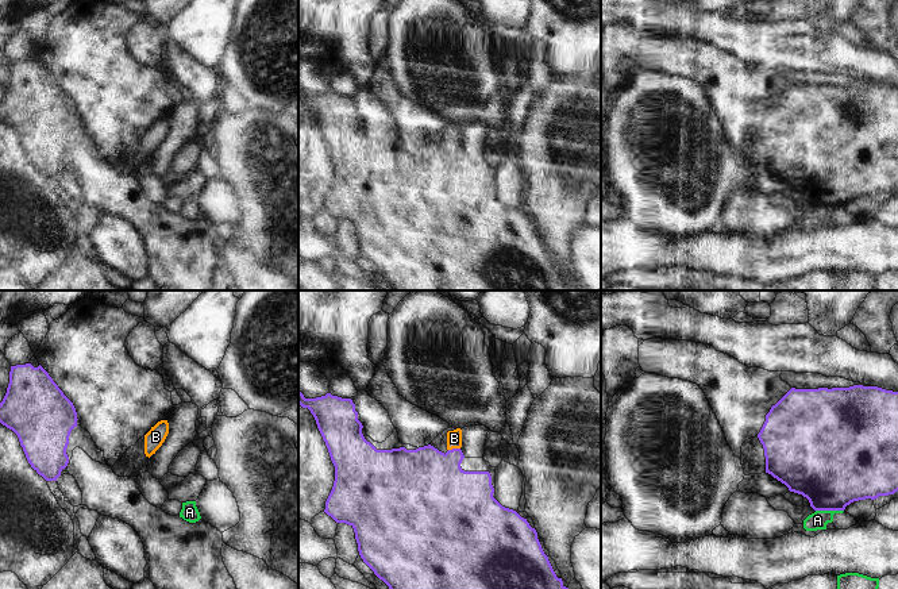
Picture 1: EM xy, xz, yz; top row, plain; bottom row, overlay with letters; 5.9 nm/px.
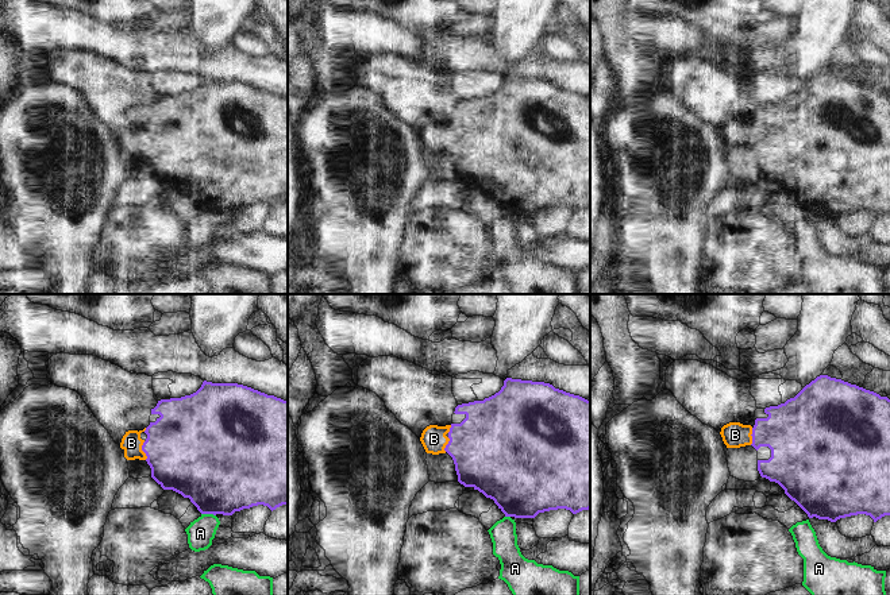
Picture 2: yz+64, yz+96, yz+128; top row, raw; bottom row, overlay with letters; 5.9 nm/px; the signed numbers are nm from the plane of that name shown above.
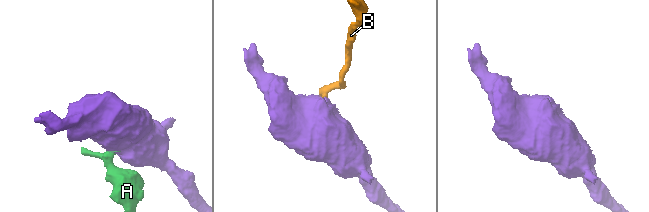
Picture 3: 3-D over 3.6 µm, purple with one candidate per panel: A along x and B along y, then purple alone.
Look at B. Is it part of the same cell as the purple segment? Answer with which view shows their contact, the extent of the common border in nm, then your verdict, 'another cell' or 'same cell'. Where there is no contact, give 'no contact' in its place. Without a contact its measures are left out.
meets purple in xz; contact 70 nm long; same cell

